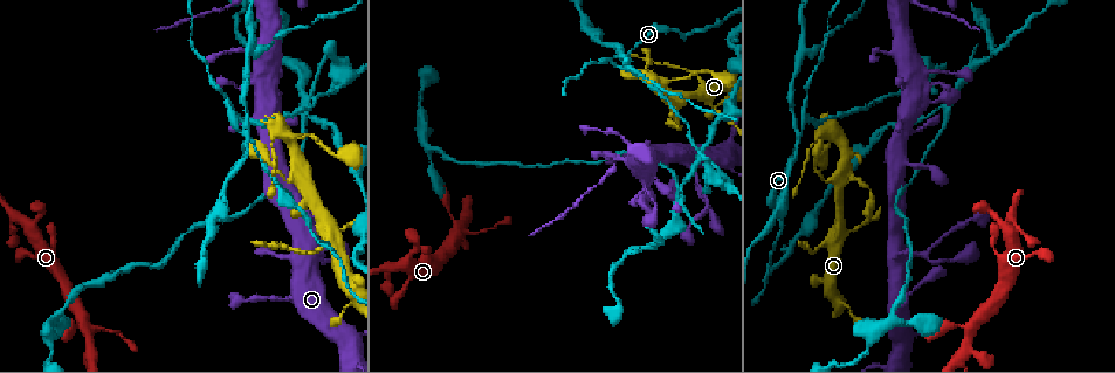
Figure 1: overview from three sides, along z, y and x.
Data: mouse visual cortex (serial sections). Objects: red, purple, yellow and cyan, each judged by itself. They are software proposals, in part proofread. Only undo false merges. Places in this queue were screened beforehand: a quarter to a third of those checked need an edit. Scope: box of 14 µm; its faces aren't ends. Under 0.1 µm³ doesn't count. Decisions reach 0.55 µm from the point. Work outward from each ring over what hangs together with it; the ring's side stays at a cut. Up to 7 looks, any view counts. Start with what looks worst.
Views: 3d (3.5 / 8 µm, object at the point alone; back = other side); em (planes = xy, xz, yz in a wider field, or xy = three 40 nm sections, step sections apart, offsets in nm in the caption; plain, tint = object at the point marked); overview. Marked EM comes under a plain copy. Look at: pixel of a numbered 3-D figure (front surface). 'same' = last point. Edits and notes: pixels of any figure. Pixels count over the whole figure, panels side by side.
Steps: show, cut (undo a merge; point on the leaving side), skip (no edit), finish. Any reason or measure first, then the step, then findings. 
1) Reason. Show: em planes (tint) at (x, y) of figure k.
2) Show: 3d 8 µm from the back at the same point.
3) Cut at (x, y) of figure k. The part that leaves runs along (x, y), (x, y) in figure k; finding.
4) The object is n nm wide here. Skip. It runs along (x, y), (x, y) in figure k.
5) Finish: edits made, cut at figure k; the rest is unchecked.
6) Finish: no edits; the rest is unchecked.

Thin neck. Show: em xy step 2 (tint) at (596, 63) of figure 1.

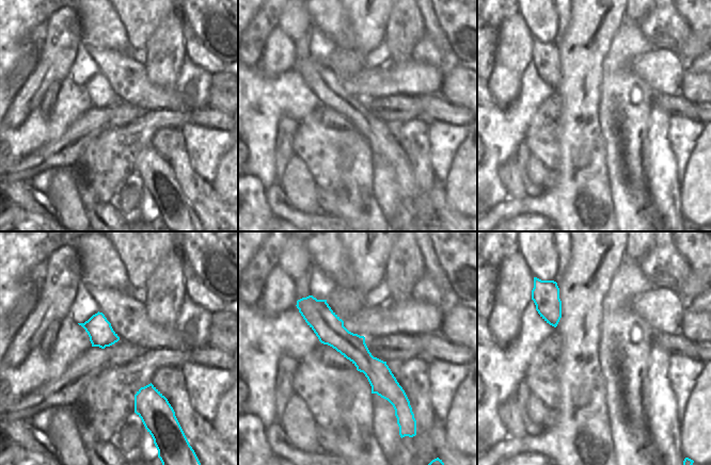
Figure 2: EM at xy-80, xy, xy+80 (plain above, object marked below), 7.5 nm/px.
Show: 3d 3.5 µm at the same point.

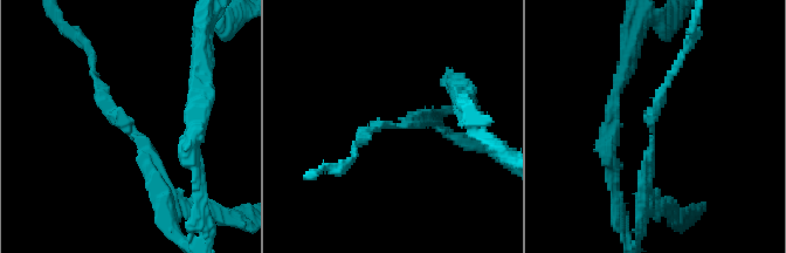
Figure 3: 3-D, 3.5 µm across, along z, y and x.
The arms are 150, 200 nm wide. Cut at (161, 171) of figure 3. The part that leaves runs along (181, 240), (171, 230), (178, 207) in figure 3; a second cell is stuck on.

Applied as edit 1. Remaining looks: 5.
Three-way junction. Show: em xy step 3 (tint) at (324, 254) of figure 1.

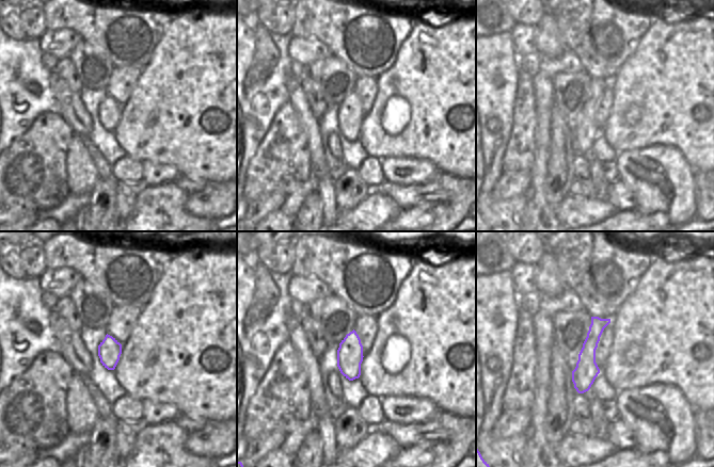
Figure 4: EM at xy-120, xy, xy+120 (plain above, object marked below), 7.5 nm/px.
Wider look. Show: 3d 3.5 µm at the same point.

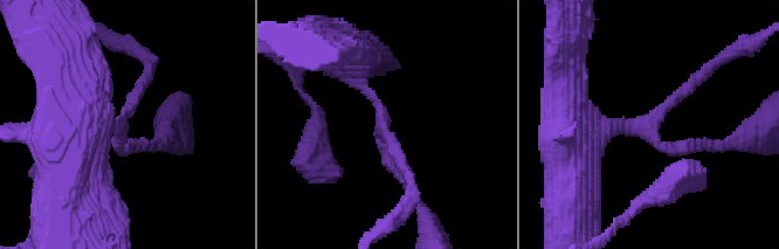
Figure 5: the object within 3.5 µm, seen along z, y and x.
The object is 190 nm wide here. Skip. It runs along (606, 321), (590, 342), (581, 390) in figure 4; all the same cell.

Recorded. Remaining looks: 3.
Abrupt turn. Show: 3d 3.5 µm at (711, 103) of figure 1.

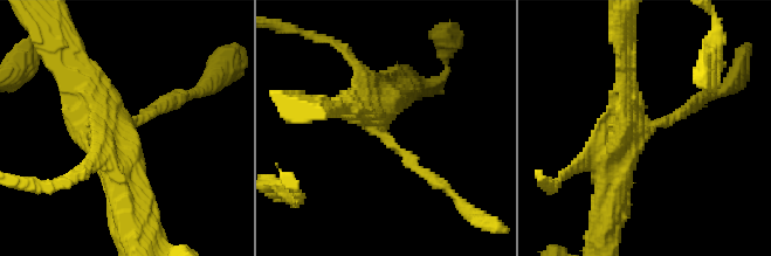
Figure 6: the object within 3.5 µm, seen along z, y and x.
3 arms meet here; the arms are 150, 400, 450 nm wide; need the tissue. Show: em xy step 1 (tint) at (649, 128) of figure 6.

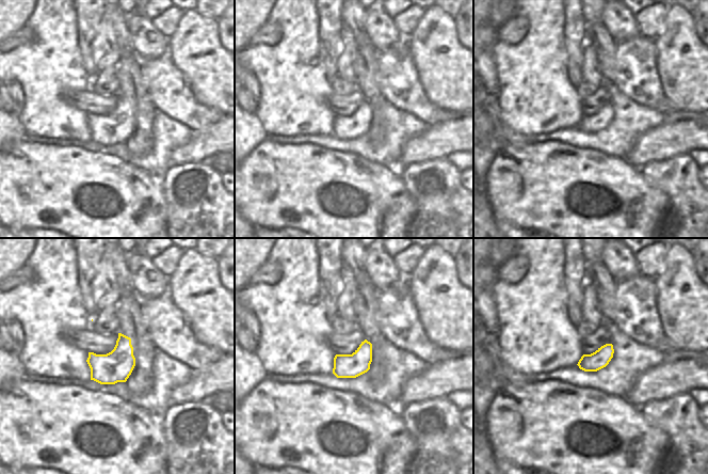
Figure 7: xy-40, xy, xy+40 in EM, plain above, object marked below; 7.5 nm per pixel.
Skip. It runs along (613, 180), (626, 130), (697, 101) in figure 6; continuous, no second cell.

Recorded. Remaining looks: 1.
Finish: edits made, cut at figure 3; the rest is unchecked.

